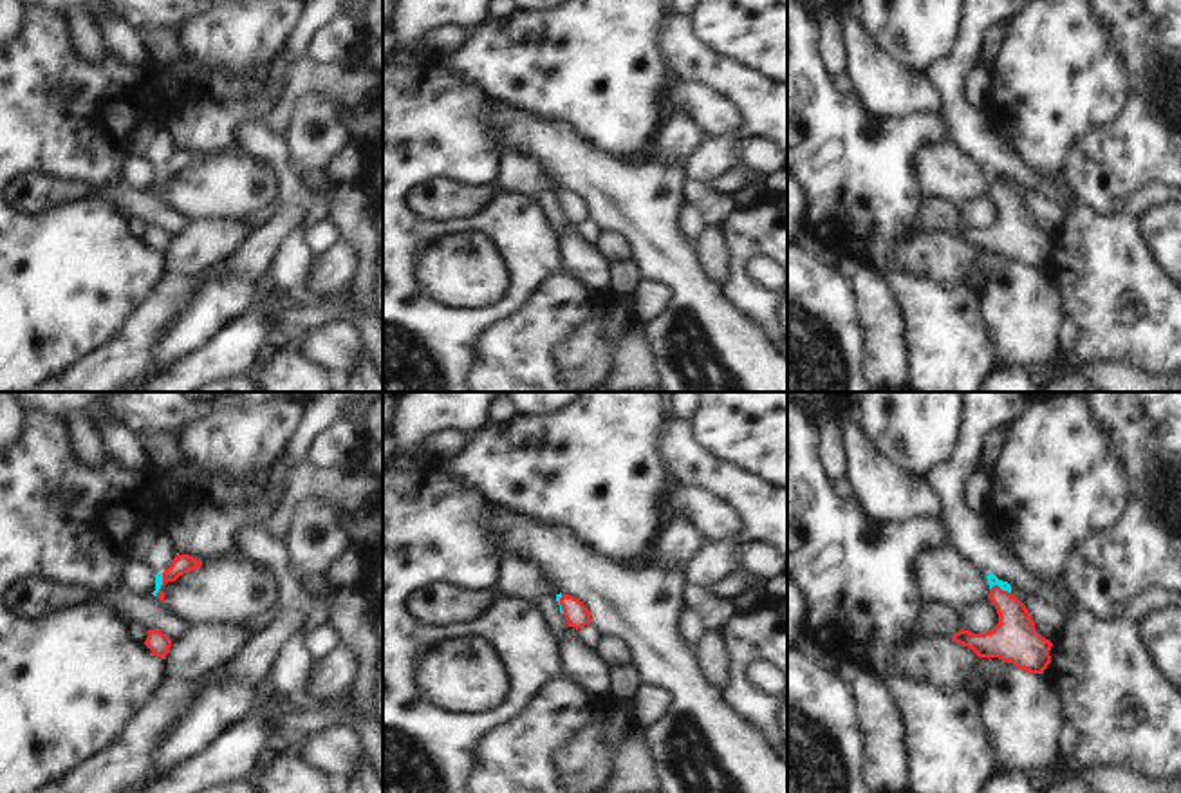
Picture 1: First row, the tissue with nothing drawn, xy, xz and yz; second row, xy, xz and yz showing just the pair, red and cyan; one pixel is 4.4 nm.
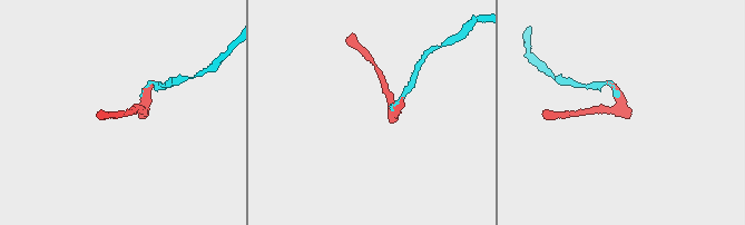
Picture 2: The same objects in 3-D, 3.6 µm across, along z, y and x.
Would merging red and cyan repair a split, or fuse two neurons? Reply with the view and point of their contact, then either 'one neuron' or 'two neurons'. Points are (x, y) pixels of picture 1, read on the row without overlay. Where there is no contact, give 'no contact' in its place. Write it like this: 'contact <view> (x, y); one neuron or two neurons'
contact yz (1001, 185); one neuron

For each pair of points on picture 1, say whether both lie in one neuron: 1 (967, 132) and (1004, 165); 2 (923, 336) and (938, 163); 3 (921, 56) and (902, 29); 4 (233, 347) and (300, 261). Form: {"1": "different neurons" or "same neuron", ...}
{"1": "same neuron", "2": "different neurons", "3": "same neuron", "4": "different neurons"}

